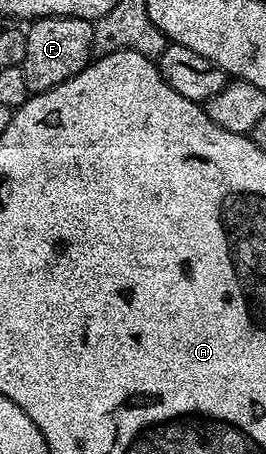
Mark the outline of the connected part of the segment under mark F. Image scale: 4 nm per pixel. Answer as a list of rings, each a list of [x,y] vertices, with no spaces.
[[[51,16],[32,19],[25,30],[27,56],[23,67],[30,92],[42,94],[45,90],[63,84],[63,80],[71,80],[71,76],[75,76],[84,66],[88,66],[94,57],[94,29],[94,23],[87,18]]]

